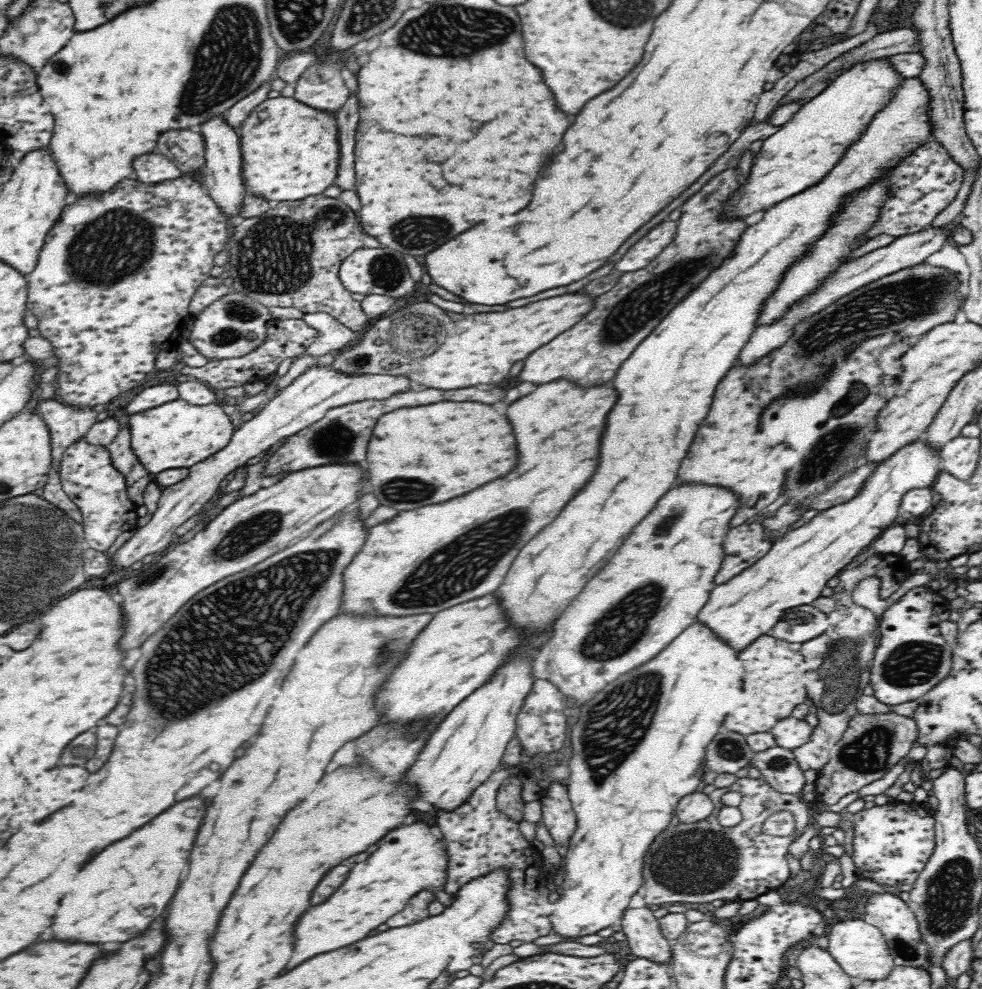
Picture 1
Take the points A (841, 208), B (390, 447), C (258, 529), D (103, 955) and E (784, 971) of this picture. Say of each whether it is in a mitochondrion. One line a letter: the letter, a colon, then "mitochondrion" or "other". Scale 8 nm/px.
A: other
B: other
C: mitochondrion
D: other
E: other

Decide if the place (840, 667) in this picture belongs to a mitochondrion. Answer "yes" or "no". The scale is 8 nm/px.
yes

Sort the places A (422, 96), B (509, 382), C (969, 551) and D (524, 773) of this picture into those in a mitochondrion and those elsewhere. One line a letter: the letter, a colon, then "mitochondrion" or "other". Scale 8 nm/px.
A: other
B: other
C: other
D: other

